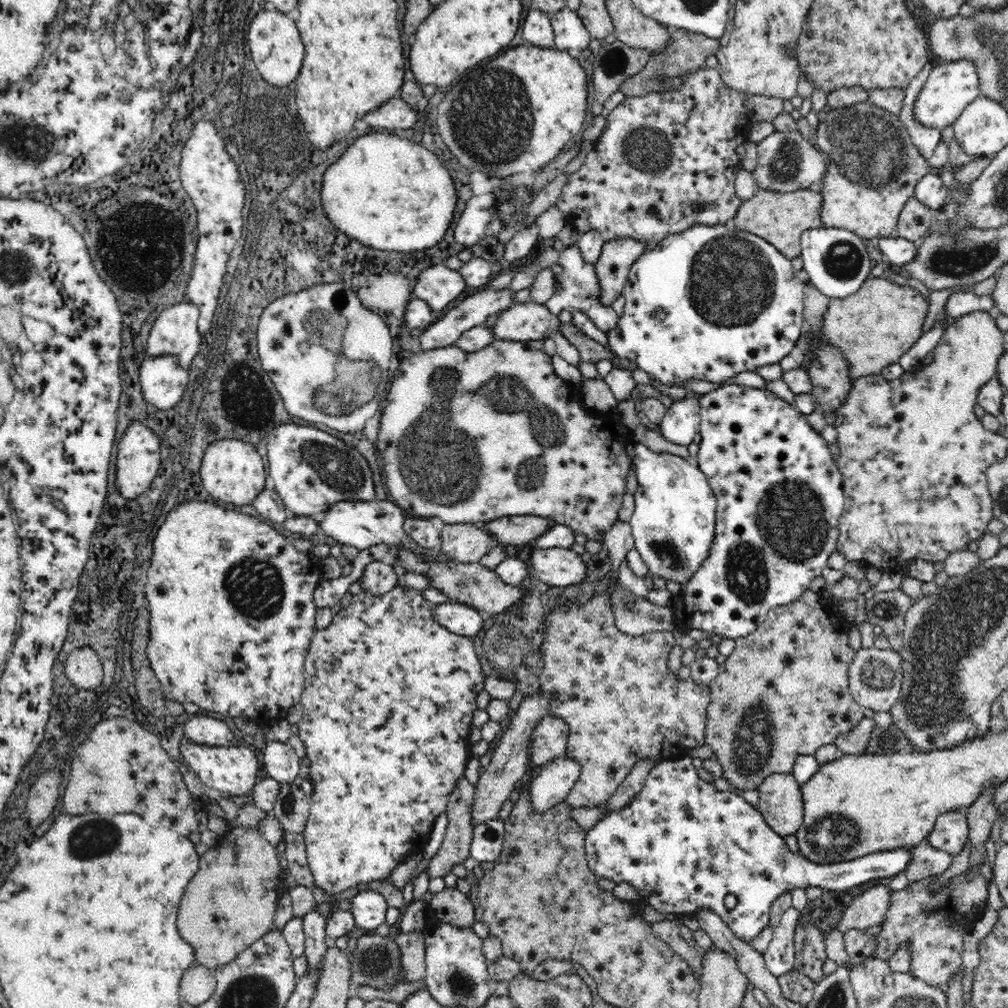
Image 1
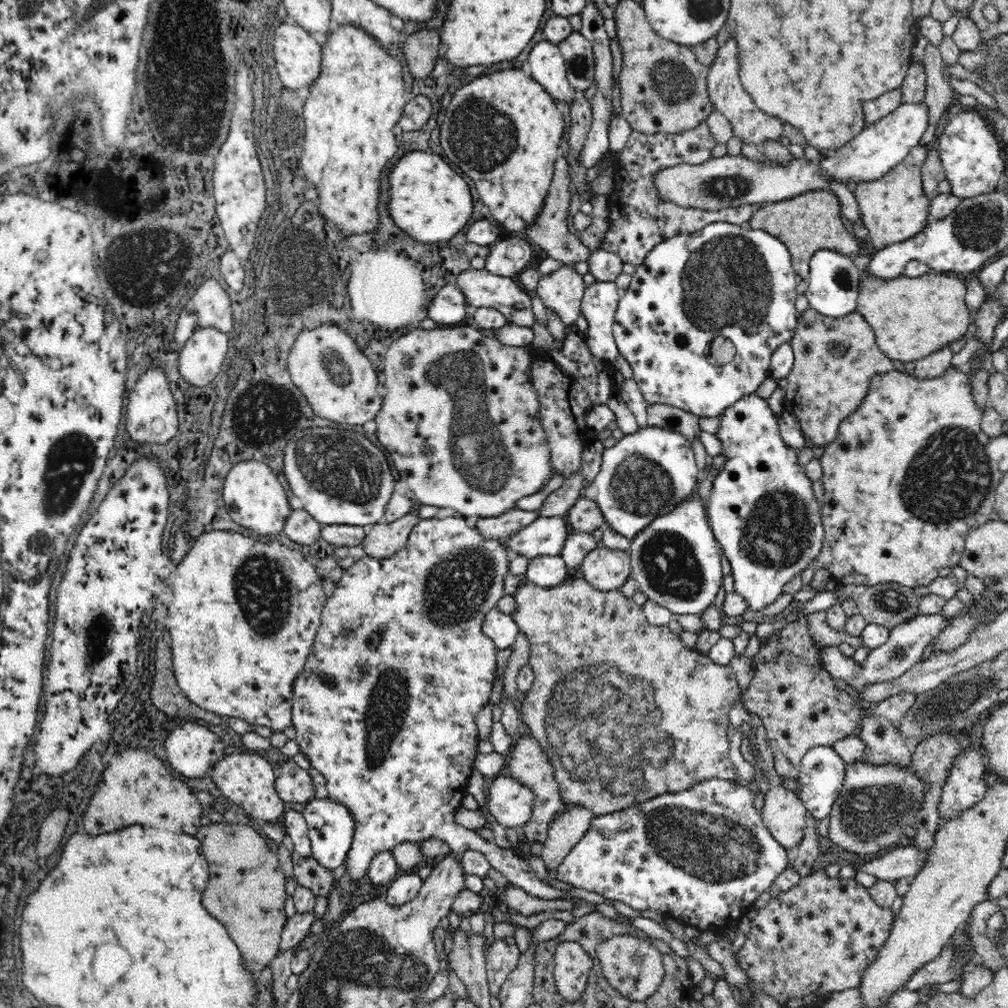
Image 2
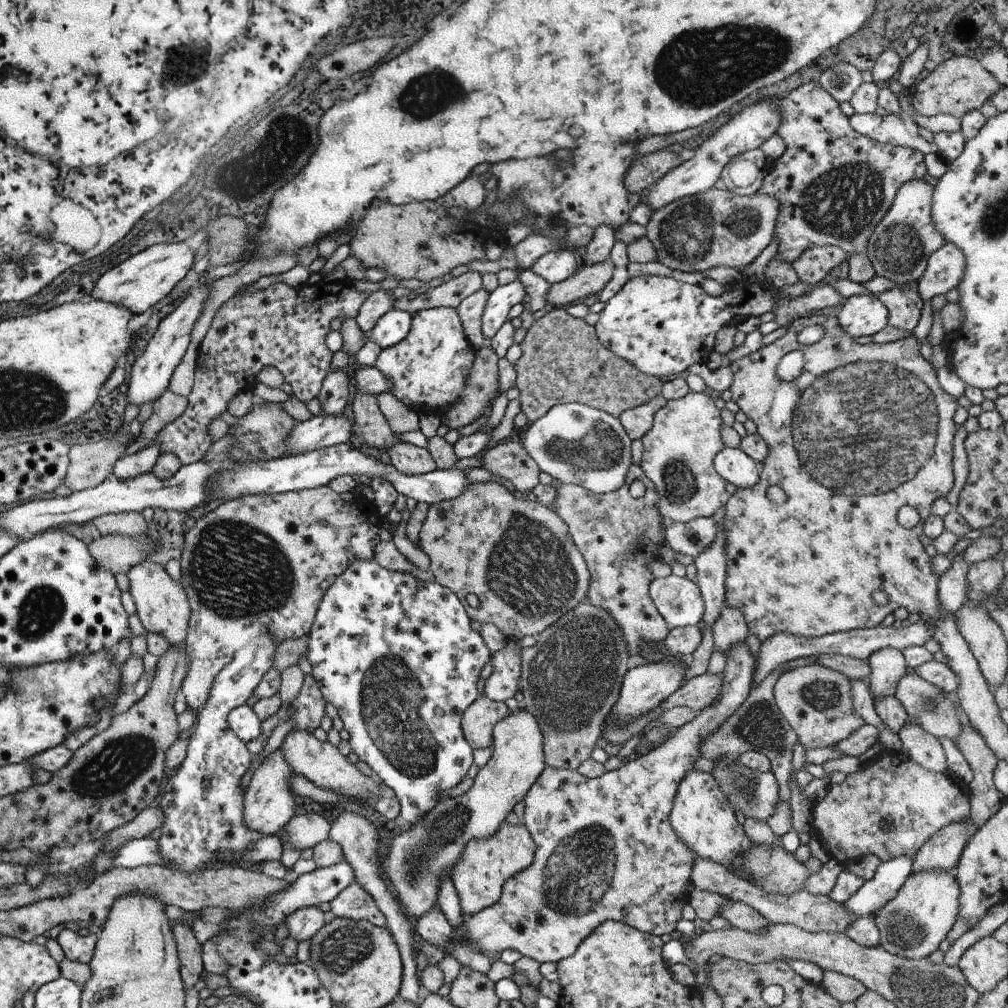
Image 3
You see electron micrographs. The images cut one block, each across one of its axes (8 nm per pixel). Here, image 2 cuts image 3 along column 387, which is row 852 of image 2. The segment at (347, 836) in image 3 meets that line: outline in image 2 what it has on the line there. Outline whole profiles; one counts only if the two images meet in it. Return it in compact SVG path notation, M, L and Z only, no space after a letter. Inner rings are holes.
M906 844L902 848L888 850L878 856L878 860L860 866L866 874L874 876L880 882L898 882L906 878L918 878L922 866L928 860L930 850L920 850L914 844Z

